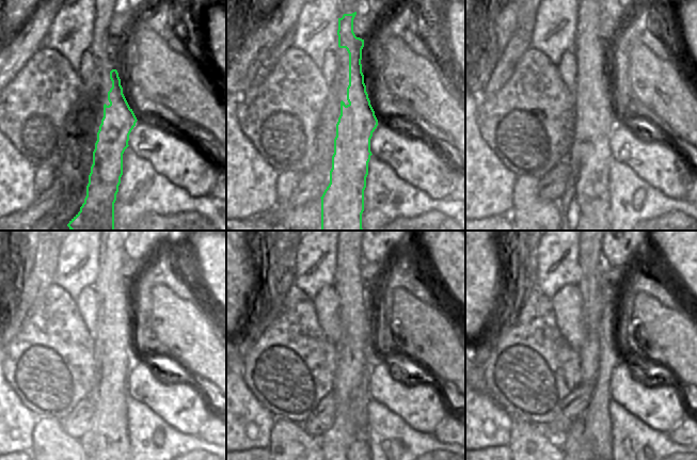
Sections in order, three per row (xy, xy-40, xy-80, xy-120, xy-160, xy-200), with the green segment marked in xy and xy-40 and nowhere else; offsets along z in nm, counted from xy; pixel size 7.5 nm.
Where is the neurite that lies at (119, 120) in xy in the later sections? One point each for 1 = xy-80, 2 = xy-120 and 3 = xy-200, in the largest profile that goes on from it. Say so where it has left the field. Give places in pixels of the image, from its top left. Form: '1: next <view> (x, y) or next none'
1: next xy-80 (584, 206)
2: next xy-120 (106, 445)
3: next xy-200 (590, 258)

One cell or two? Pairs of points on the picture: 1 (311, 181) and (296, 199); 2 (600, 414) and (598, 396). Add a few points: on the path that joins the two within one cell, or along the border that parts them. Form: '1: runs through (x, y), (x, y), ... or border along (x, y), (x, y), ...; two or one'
1: runs through (309, 186), (300, 194); one
2: runs through (599, 410), (599, 400); one

